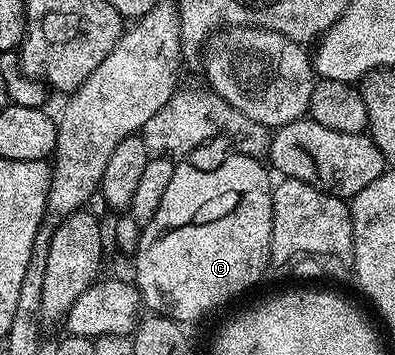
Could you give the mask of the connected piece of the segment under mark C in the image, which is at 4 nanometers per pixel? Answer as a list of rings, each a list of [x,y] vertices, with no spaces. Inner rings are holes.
[[[230,155],[225,157],[216,168],[194,168],[193,165],[187,164],[191,162],[176,163],[175,169],[173,170],[173,178],[169,181],[169,186],[161,198],[161,206],[157,206],[157,214],[153,214],[153,218],[148,224],[142,225],[140,232],[143,233],[140,234],[139,245],[135,248],[135,277],[133,277],[133,283],[139,290],[140,301],[146,307],[148,304],[151,307],[148,309],[154,315],[168,316],[170,320],[176,322],[199,320],[206,312],[211,312],[214,308],[221,307],[226,300],[233,299],[238,292],[243,292],[246,288],[253,287],[262,278],[263,271],[269,268],[271,235],[273,234],[273,202],[271,201],[271,193],[273,191],[272,173],[265,167],[262,159],[254,156]]]

